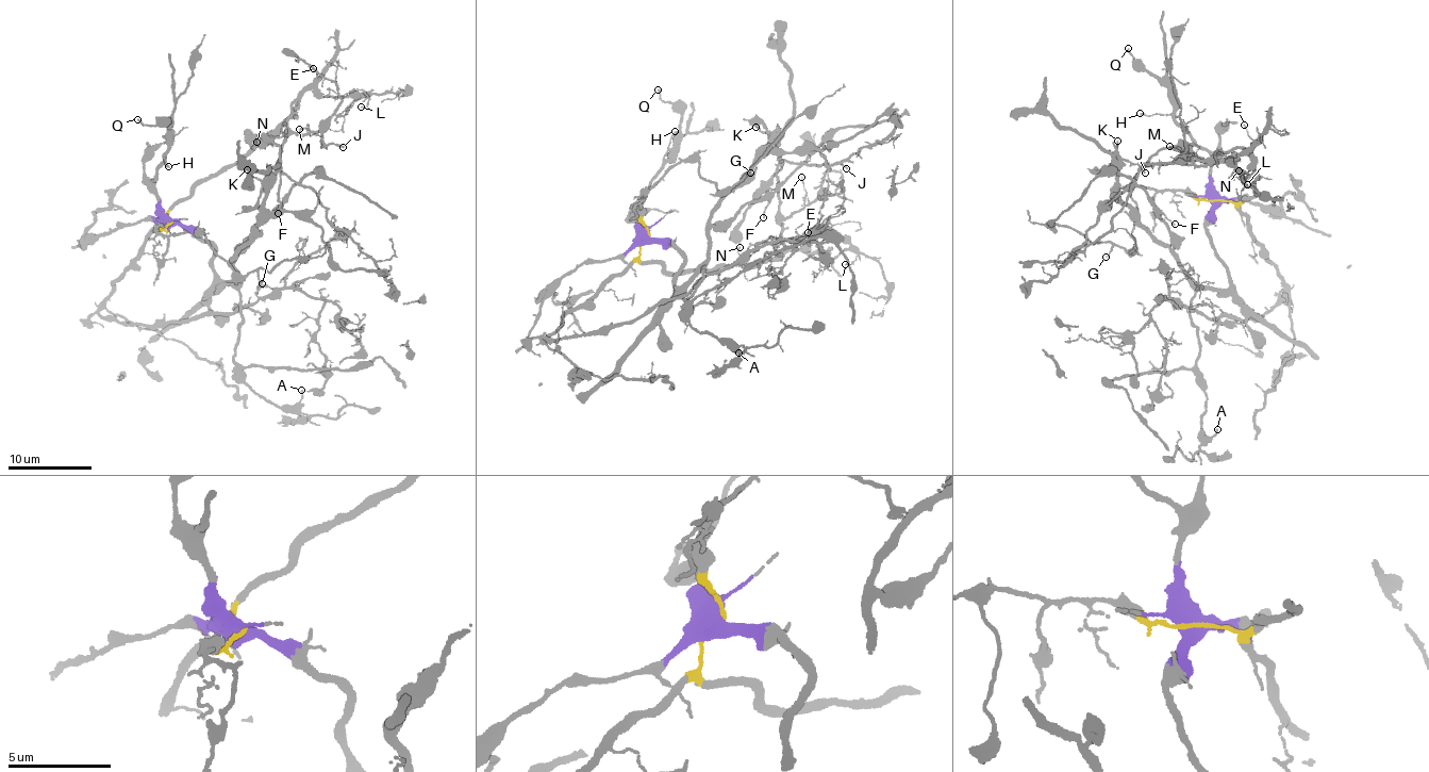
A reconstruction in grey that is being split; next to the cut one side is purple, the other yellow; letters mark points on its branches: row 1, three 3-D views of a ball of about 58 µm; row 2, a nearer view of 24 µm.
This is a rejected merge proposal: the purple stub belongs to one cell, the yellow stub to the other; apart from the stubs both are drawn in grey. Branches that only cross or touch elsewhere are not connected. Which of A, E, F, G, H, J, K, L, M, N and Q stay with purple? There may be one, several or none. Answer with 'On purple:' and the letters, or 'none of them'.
On purple: A, F, H, K, Q

